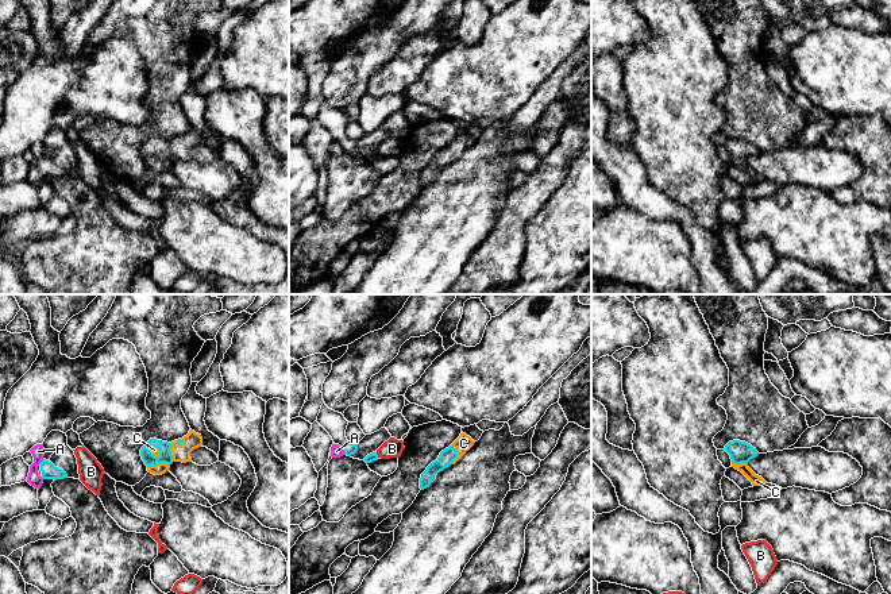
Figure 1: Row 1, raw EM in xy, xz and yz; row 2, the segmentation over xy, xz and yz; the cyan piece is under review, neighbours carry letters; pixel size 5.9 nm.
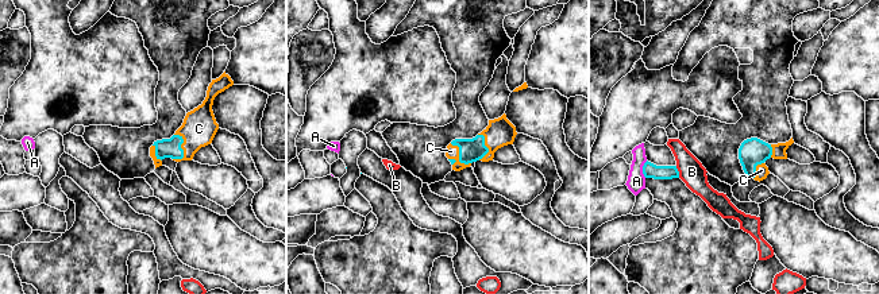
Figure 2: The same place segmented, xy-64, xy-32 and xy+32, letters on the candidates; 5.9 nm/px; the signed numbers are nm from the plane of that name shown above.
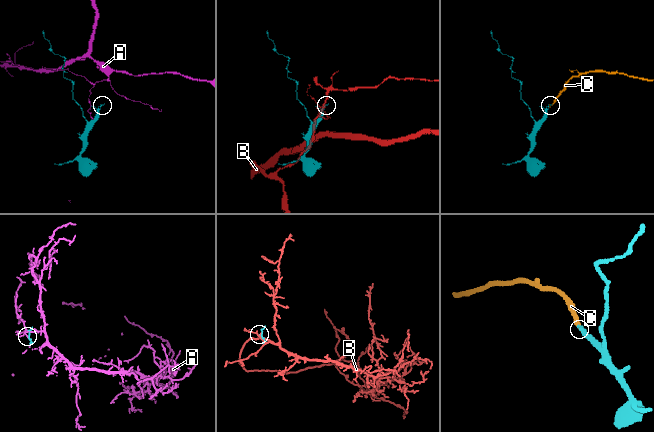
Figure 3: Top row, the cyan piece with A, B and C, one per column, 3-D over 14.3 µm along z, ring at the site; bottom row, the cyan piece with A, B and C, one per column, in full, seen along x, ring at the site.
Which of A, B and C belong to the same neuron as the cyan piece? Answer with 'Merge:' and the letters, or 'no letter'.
Merge: C

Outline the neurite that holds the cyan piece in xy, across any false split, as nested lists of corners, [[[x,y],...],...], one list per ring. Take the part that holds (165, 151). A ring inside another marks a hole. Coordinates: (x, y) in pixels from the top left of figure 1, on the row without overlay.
[[[190,127],[186,134],[171,140],[150,136],[142,144],[140,154],[148,170],[162,173],[169,169],[173,159],[190,159],[190,150],[201,143],[201,132]]]

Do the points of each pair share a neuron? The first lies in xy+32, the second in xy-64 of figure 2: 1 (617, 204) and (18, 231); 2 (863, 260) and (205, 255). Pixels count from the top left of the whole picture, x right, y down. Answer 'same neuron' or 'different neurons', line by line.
1: different neurons
2: same neuron

